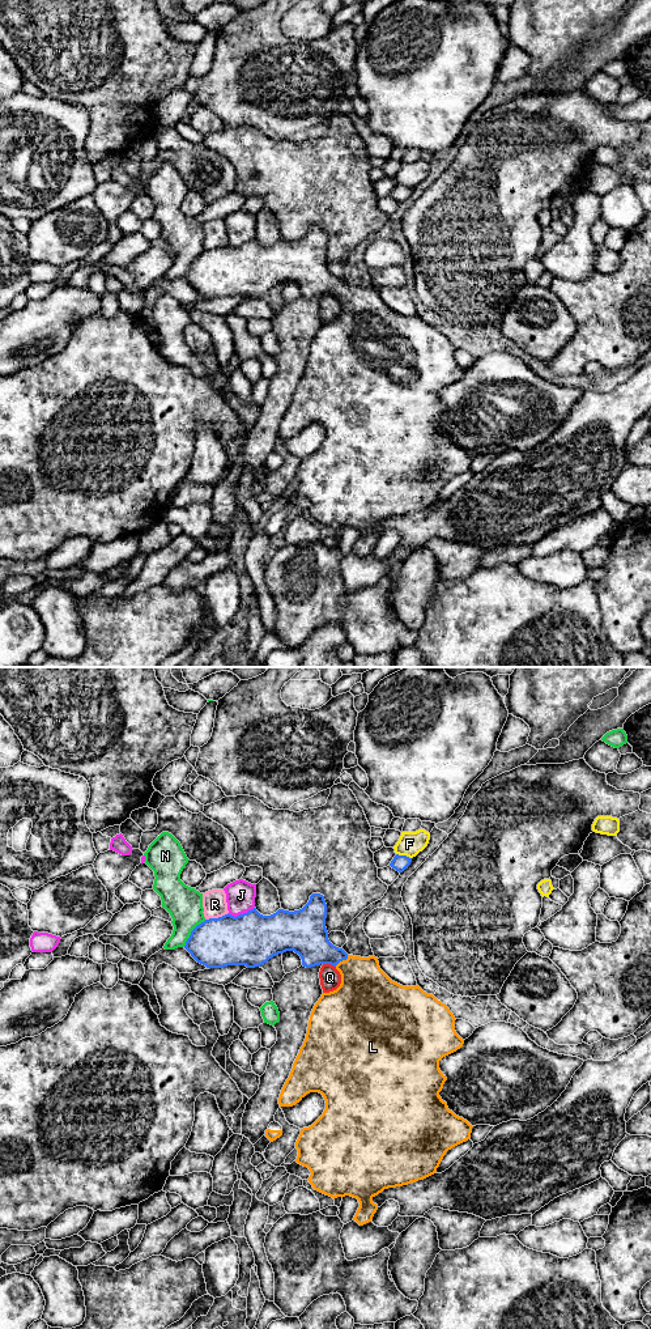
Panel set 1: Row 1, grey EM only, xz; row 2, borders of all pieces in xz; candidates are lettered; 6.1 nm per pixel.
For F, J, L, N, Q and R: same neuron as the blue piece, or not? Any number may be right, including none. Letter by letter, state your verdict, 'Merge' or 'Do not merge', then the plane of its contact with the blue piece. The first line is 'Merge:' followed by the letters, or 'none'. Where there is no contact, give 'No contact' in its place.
Merge: L
F: Do not merge. Touches blue in xz
J: Do not merge. Touches blue in xz
L: Merge. Touches blue in xz
N: Do not merge. Touches blue in xz
Q: Do not merge. Touches blue in xz
R: Do not merge. Touches blue in xz

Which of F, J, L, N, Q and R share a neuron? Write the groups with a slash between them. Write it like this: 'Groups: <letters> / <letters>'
Groups: F / J / L / N / Q / R

